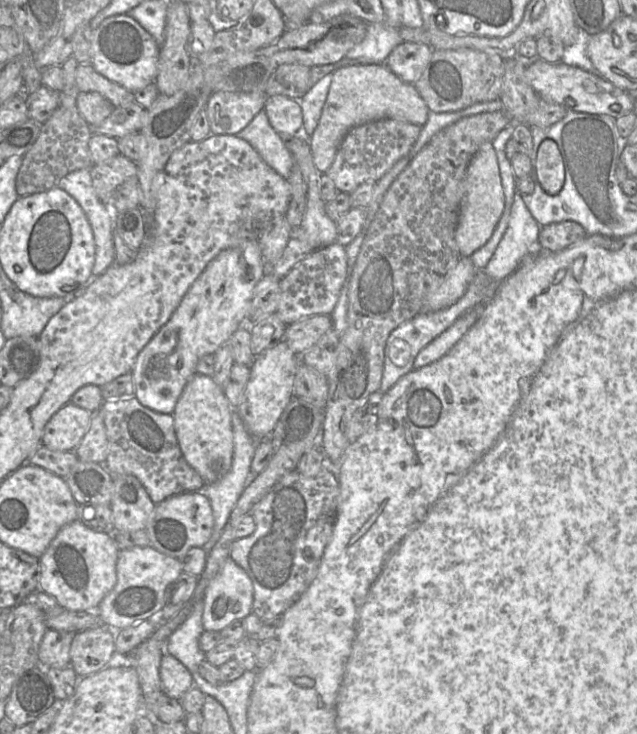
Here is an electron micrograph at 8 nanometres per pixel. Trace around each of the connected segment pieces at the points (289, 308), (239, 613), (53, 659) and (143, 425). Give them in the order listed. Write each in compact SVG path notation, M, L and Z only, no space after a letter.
M335 241L315 249L280 279L280 297L275 313L286 325L314 315L330 316L339 299L346 275L346 247Z
M229 557L220 572L208 583L204 592L204 610L202 624L204 630L221 631L233 621L243 620L253 612L254 588L253 583L234 560Z
M48 629L39 647L39 665L47 669L70 666L70 648L77 632Z
M135 396L104 401L98 411L102 414L106 428L108 454L105 463L107 471L111 475L135 476L155 504L181 493L202 491L204 481L187 463L181 452L172 414L155 412L143 406Z

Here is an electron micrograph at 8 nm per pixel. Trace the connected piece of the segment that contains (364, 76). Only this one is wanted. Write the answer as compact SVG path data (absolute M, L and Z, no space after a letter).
M385 64L350 65L333 72L327 99L314 133L309 137L313 161L321 173L334 162L339 145L353 127L381 119L395 119L424 126L428 107L414 84L408 84Z

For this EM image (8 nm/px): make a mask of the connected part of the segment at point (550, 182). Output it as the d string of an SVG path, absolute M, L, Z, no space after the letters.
M552 139L541 142L535 162L536 176L549 195L557 195L565 182L565 167L557 143Z

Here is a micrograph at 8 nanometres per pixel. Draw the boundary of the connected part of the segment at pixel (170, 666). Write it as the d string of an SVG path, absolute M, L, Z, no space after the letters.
M168 653L161 659L160 679L163 692L177 700L194 686L193 677L187 667Z

